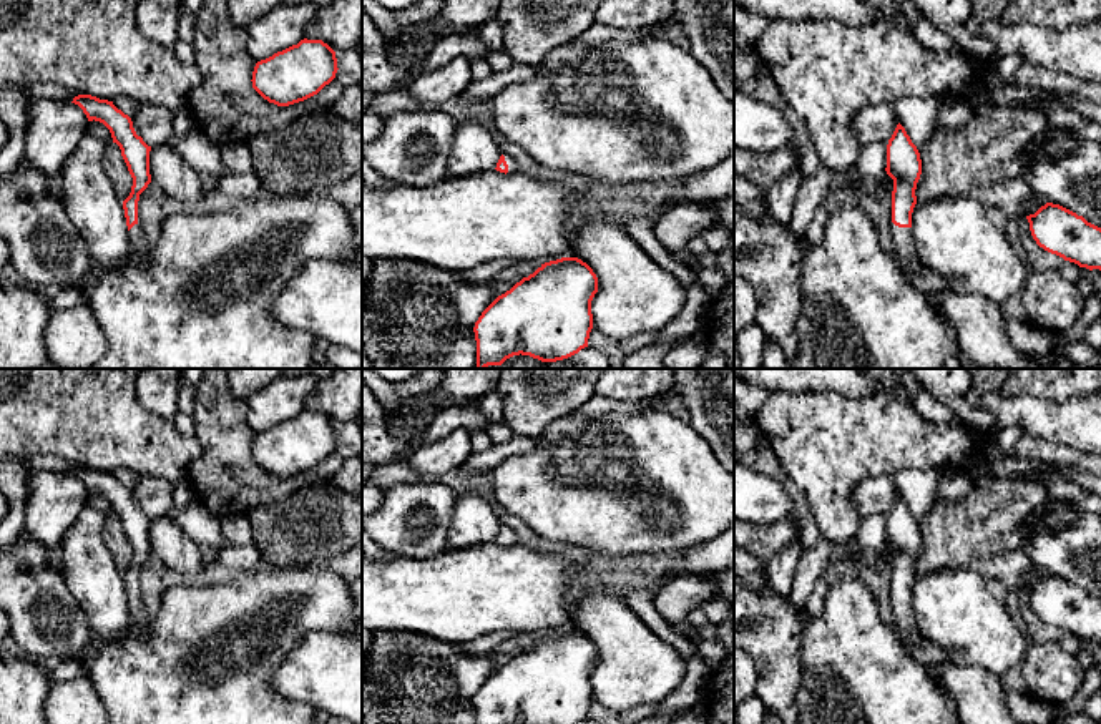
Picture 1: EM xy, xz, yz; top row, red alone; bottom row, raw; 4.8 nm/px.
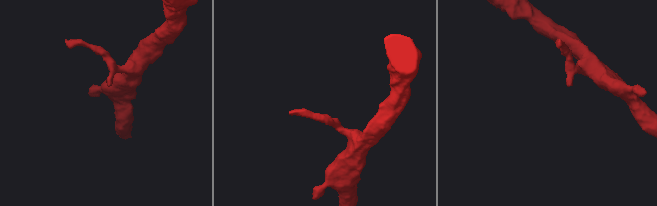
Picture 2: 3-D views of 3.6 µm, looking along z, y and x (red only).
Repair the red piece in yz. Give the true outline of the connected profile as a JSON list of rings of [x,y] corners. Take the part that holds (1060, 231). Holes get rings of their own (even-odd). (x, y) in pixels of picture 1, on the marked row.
[[[1046,203],[1026,219],[1040,247],[1079,267],[1101,271],[1101,227],[1053,203]]]

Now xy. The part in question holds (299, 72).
[[[301,40],[256,63],[252,88],[269,103],[289,106],[317,95],[337,73],[335,51],[322,40]]]

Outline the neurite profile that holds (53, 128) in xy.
[[[35,98],[28,105],[25,161],[56,179],[86,131],[88,118],[78,105]]]

